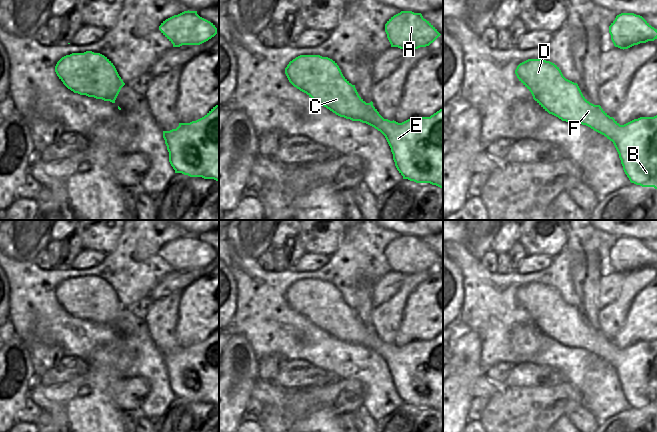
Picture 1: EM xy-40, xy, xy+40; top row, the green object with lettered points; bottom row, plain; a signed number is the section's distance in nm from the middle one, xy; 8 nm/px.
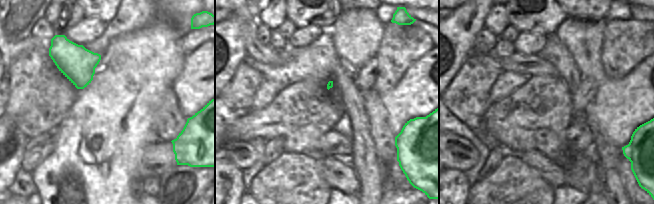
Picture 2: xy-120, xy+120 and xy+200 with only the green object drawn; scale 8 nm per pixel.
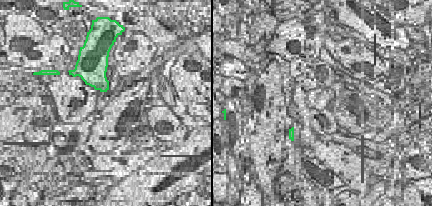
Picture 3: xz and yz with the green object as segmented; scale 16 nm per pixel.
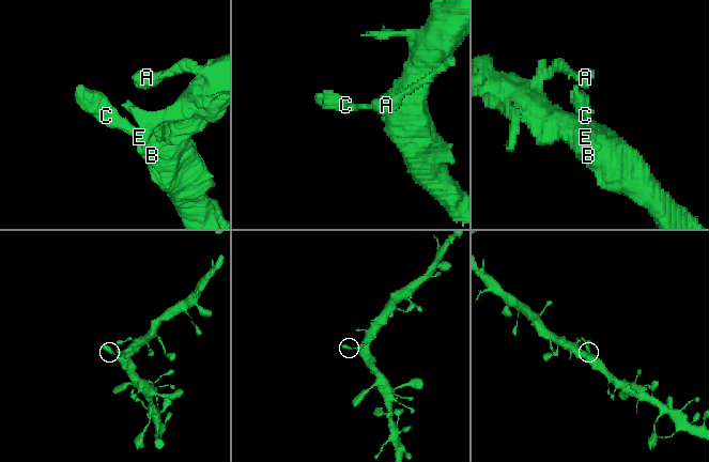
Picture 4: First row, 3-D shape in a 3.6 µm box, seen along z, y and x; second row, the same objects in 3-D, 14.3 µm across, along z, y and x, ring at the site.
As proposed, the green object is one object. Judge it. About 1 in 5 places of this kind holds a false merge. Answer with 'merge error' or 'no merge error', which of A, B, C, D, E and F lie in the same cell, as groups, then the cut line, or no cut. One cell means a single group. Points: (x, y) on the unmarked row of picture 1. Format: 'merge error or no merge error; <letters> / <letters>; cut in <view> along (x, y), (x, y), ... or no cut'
no merge error; A B C D E F; no cut

